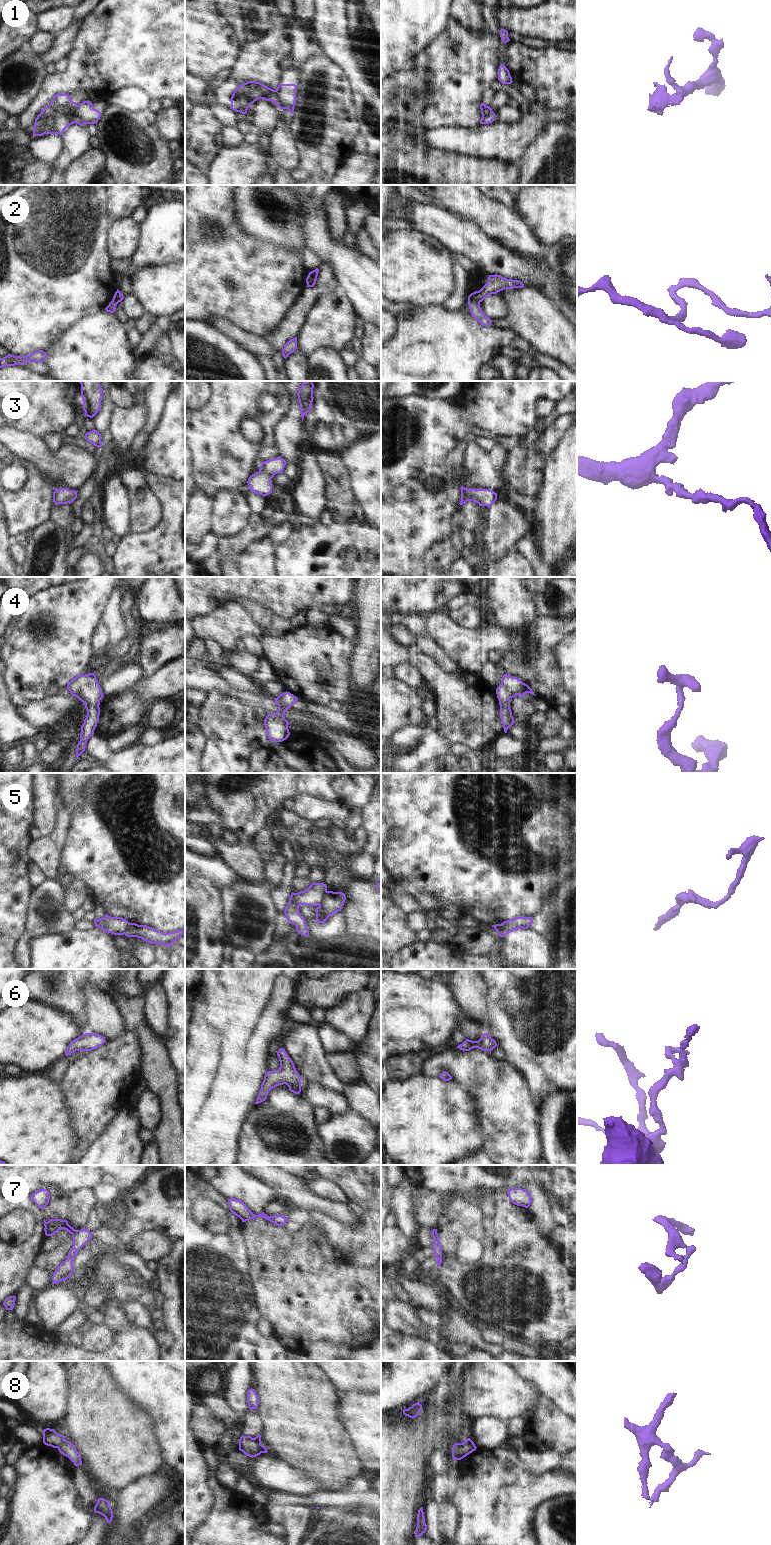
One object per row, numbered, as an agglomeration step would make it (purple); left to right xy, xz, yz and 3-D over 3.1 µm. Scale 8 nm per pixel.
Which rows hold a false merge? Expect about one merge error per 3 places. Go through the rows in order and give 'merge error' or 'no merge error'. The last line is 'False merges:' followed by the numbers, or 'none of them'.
1: merge error
2: merge error
3: no merge error
4: no merge error
5: merge error
6: no merge error
7: merge error
8: merge error
False merges: 1, 2, 5, 7, 8

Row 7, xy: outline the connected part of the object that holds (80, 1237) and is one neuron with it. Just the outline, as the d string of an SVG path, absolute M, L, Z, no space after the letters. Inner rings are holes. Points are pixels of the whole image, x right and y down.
M86 1229L76 1230L72 1234L73 1246L68 1253L68 1257L63 1261L54 1272L52 1276L53 1285L61 1281L67 1280L74 1272L73 1258L77 1255L77 1252L92 1239L92 1232Z

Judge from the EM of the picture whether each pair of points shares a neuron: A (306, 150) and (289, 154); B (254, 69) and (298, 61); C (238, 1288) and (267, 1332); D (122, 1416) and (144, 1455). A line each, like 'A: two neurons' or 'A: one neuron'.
A: two neurons
B: two neurons
C: two neurons
D: one neuron

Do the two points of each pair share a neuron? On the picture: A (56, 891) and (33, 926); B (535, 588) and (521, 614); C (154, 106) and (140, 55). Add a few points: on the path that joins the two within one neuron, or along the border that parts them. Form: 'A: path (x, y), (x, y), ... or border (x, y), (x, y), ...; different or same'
A: path (49, 902), (36, 906), (33, 915); same
B: border (525, 587), (539, 615); different
C: border (149, 99), (160, 100); different

